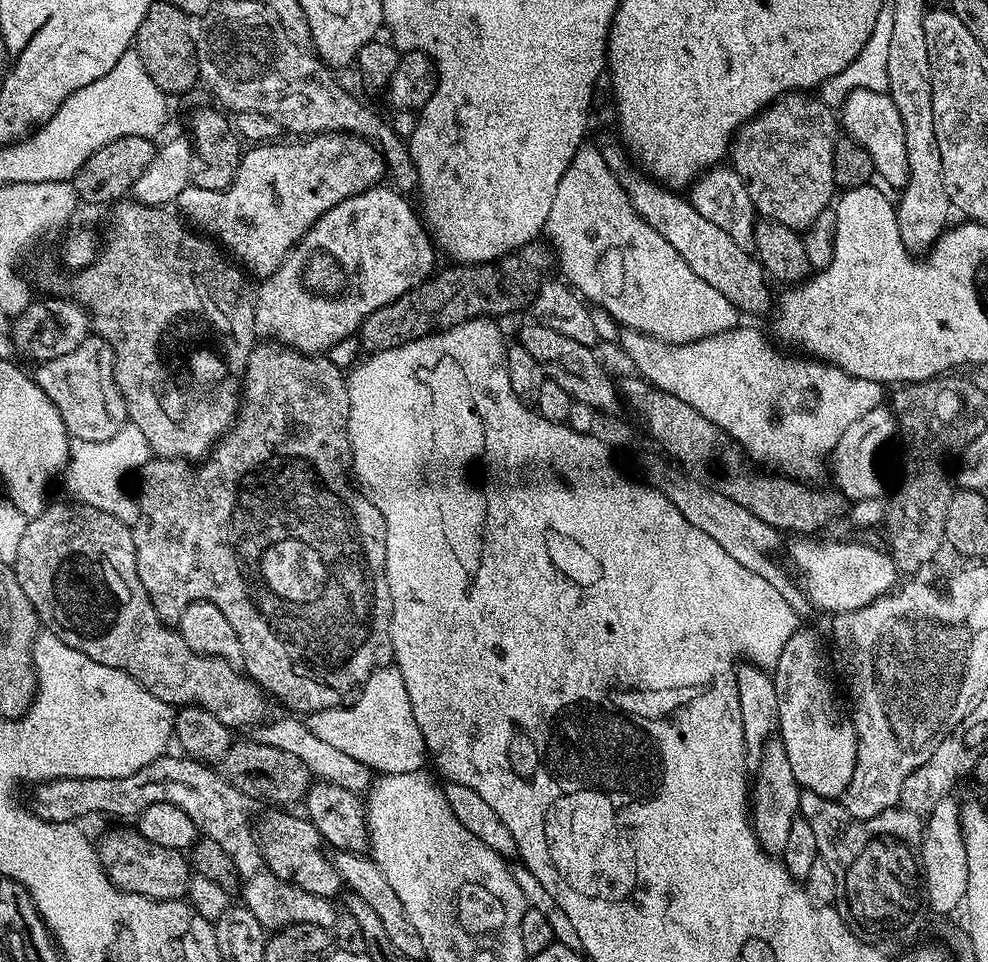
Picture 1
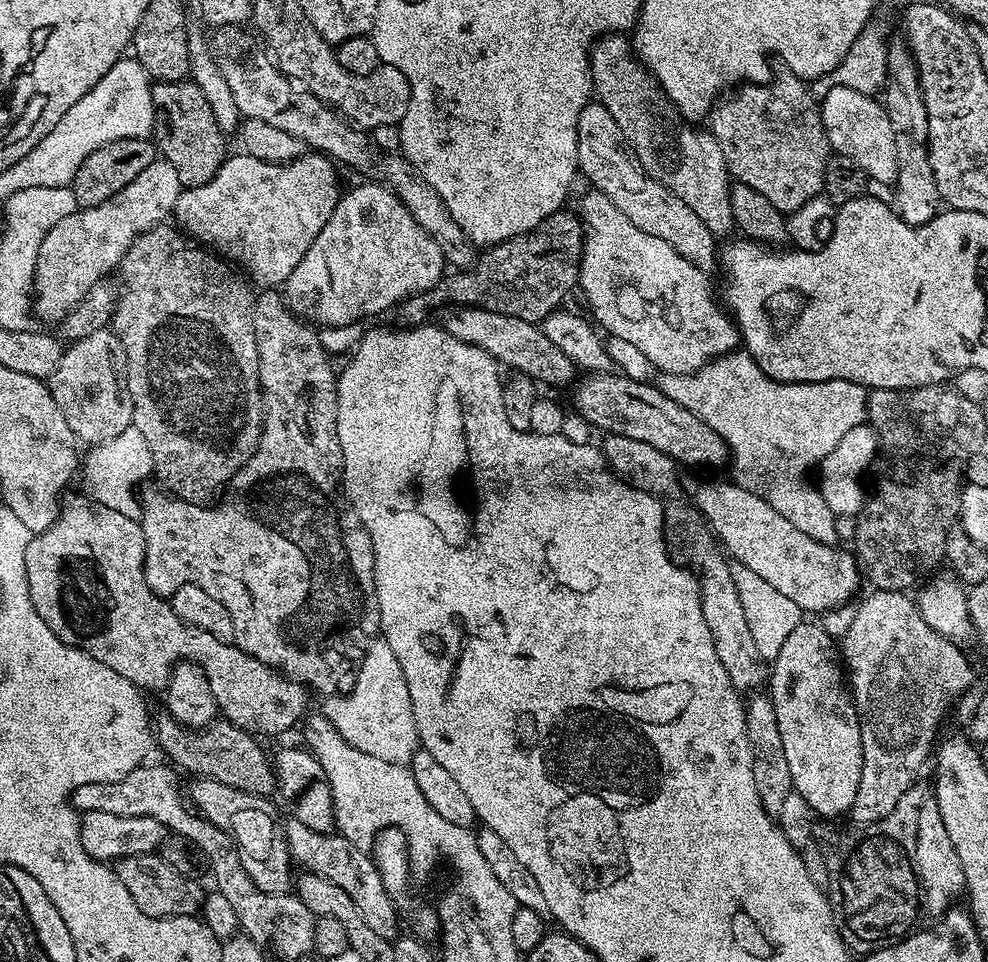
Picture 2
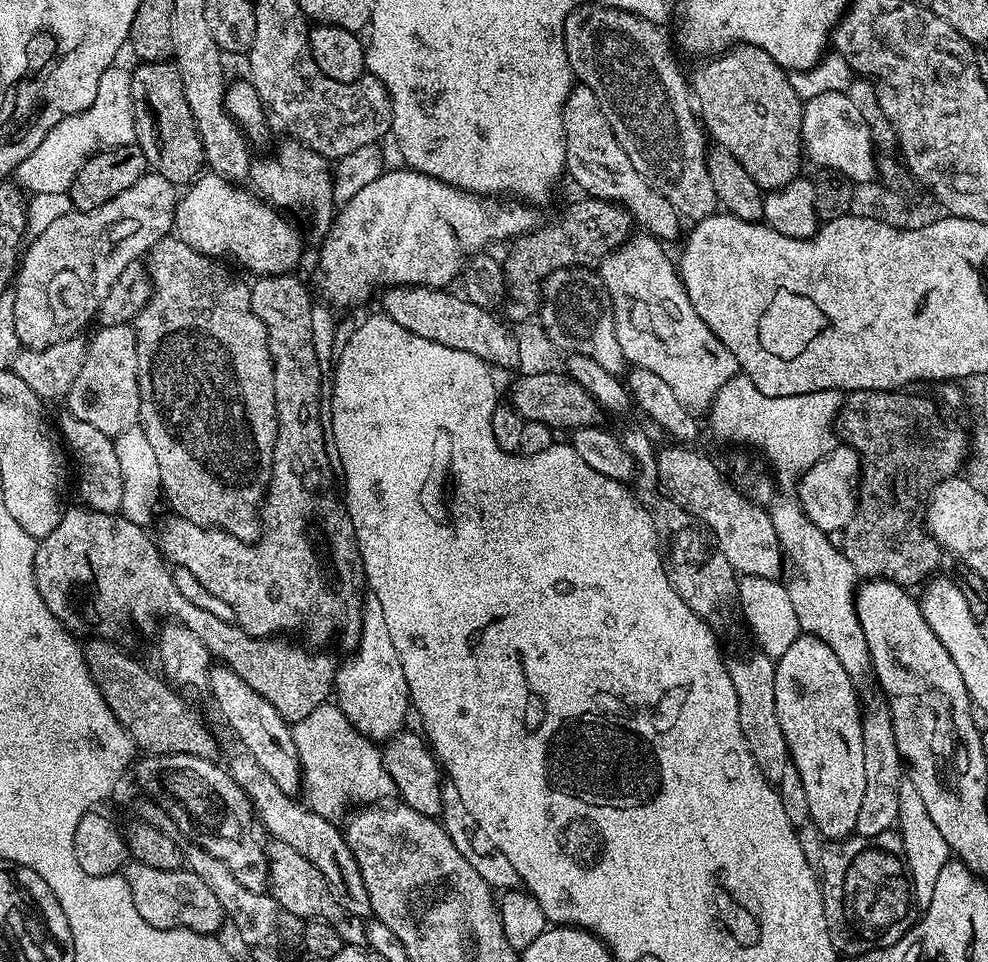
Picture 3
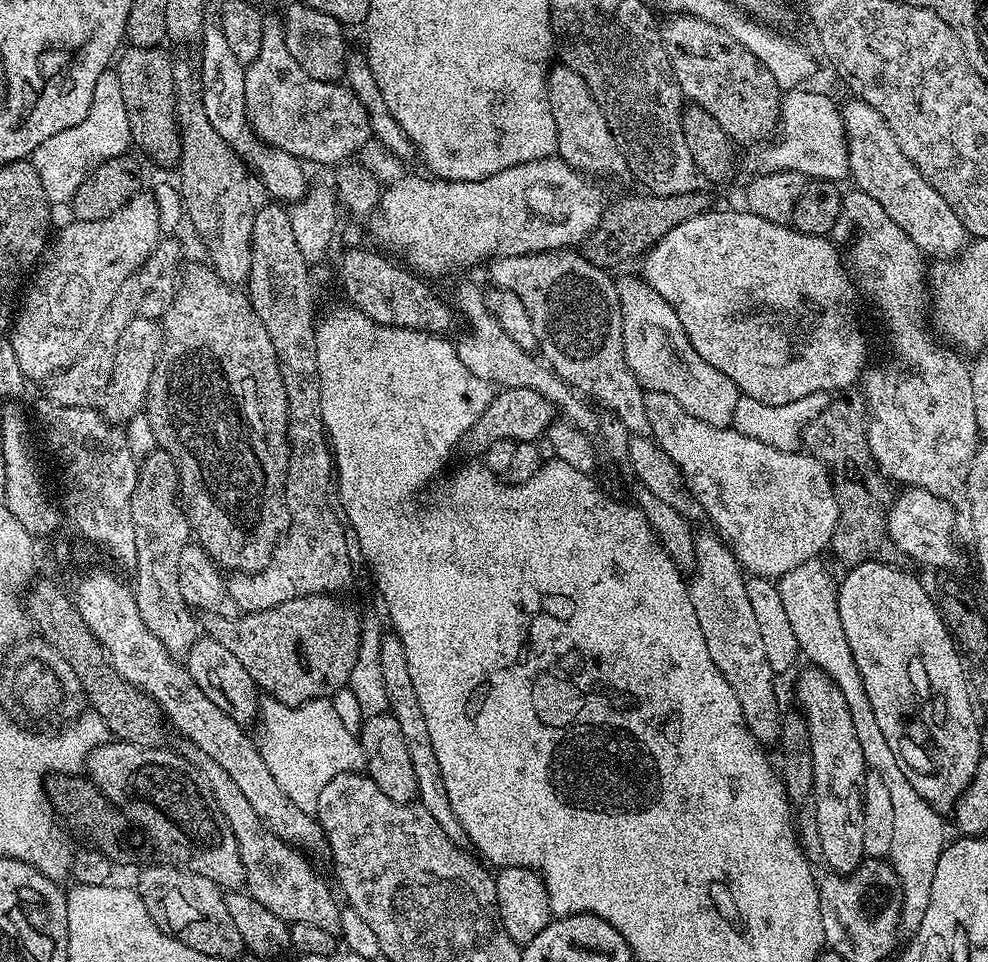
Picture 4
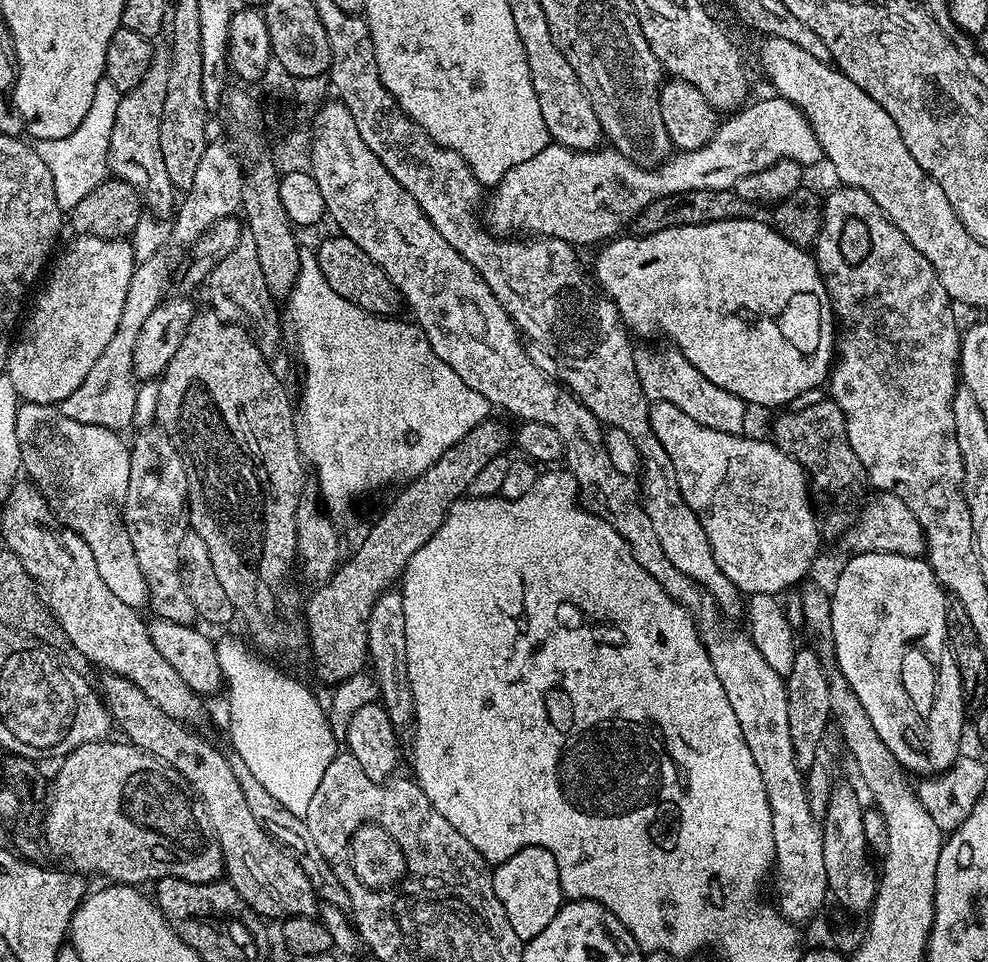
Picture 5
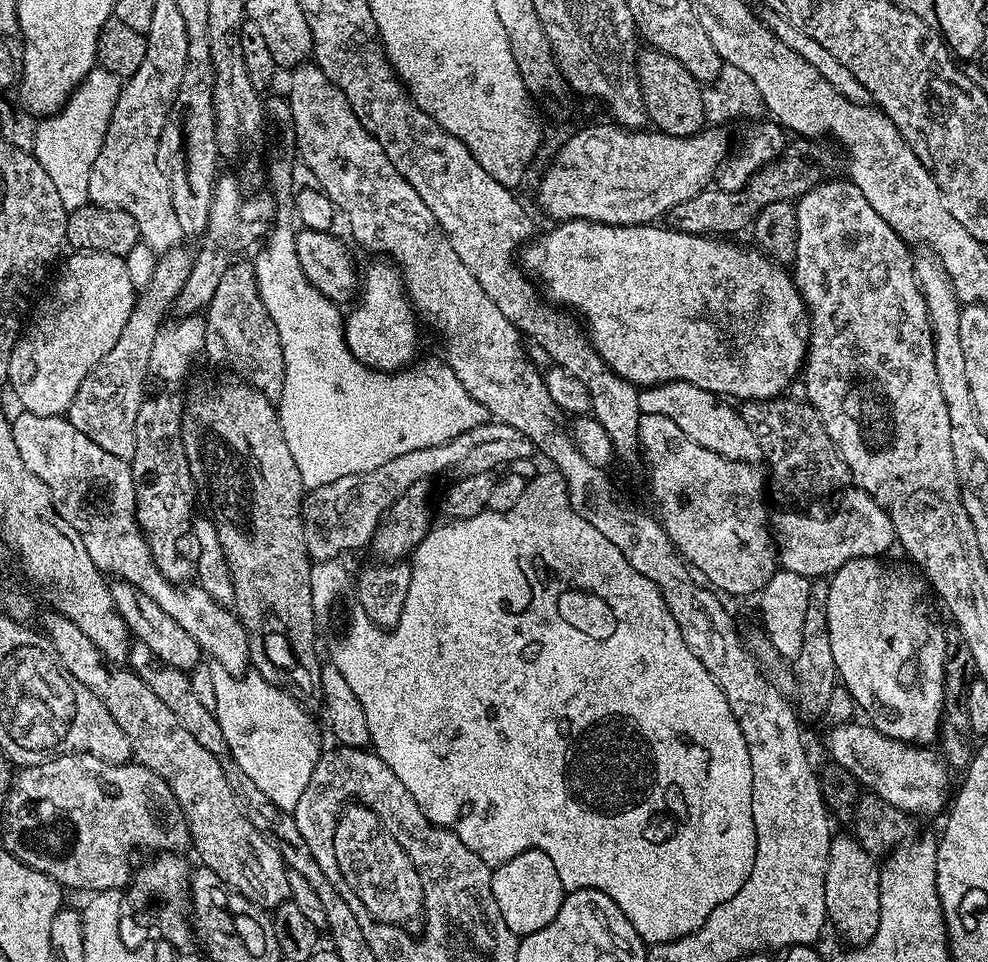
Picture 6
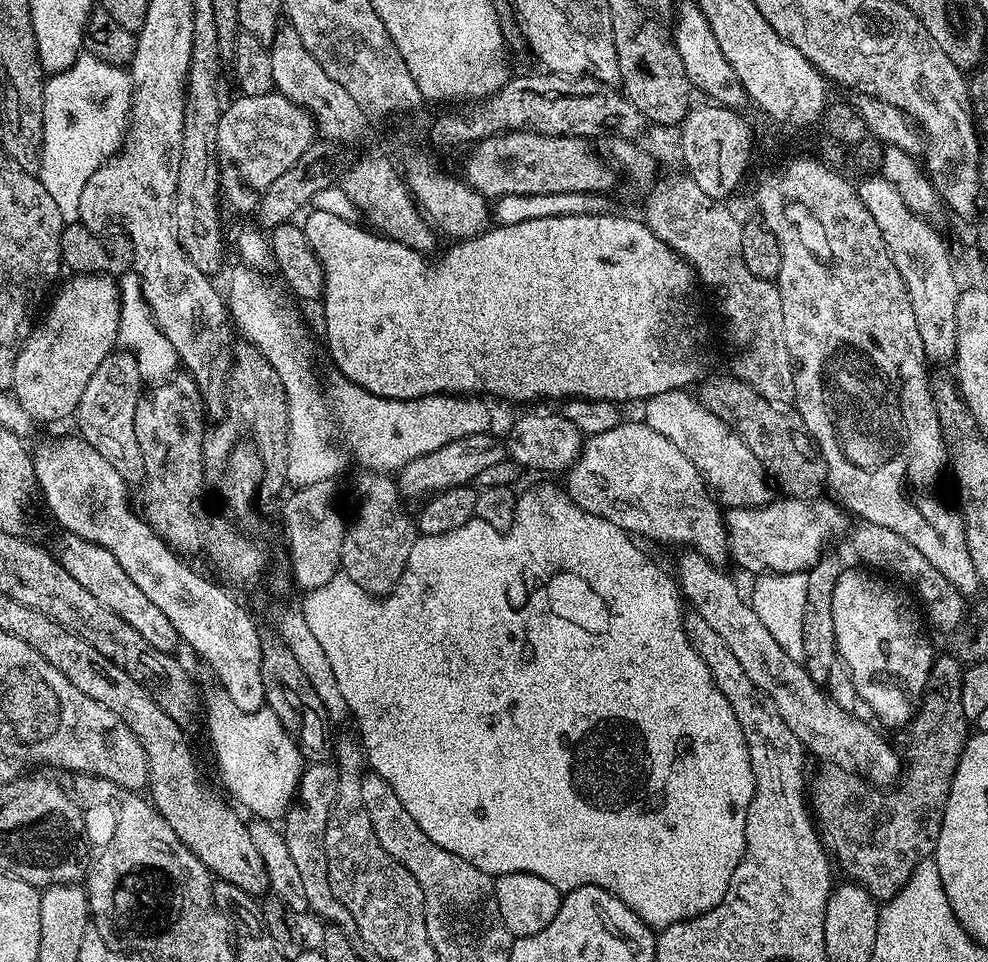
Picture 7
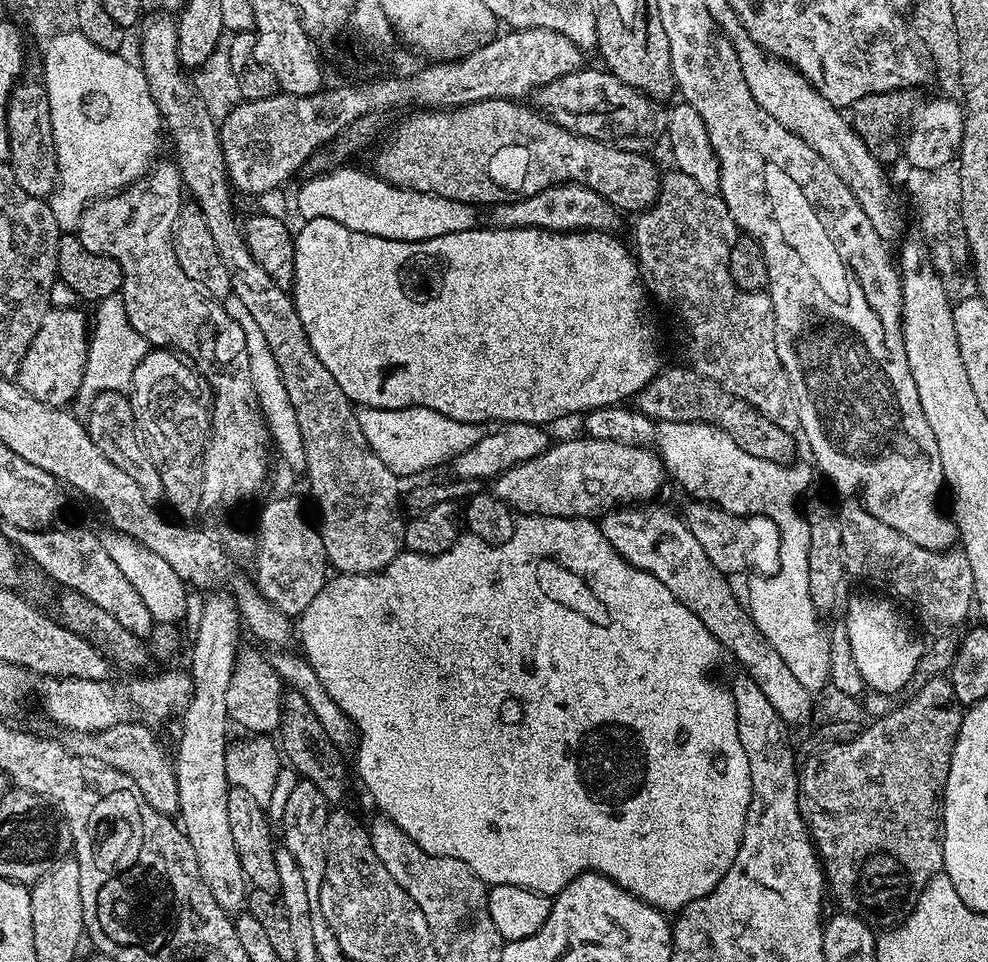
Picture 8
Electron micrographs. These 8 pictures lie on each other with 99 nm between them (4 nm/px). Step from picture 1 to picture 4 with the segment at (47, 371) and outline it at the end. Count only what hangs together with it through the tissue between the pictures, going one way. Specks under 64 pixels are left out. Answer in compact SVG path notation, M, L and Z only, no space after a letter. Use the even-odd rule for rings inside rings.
M139 314L133 315L132 321L126 326L122 338L118 338L118 350L112 377L108 379L108 387L102 393L102 415L109 424L117 426L127 425L129 420L141 415L145 411L148 402L148 391L150 390L150 378L154 378L154 366L160 357L160 351L164 348L164 330L157 321L148 320Z

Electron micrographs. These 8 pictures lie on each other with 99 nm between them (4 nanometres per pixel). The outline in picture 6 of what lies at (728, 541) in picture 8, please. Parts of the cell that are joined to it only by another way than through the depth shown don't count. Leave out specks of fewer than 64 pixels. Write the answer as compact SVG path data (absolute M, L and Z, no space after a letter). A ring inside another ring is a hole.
M848 486L840 498L840 509L829 516L799 516L796 512L788 512L777 522L778 564L783 571L809 578L828 578L851 560L863 556L883 557L883 552L897 543L892 519L870 494Z

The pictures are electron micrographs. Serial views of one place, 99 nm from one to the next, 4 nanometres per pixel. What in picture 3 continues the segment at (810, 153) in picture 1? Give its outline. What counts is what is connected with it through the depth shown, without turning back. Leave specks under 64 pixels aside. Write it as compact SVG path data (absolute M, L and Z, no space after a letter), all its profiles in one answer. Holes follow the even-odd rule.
M753 44L729 47L697 64L692 76L690 72L690 92L705 133L742 162L742 170L761 190L781 188L797 179L800 160L805 159L800 142L804 106L790 86L789 73Z

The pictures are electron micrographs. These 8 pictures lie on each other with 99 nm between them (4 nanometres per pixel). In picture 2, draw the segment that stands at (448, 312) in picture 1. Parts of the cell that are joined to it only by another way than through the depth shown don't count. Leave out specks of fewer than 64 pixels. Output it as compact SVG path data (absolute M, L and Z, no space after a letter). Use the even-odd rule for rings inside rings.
M561 210L546 218L534 230L526 234L518 234L514 238L504 240L500 244L491 245L479 253L471 270L456 270L441 278L433 288L409 296L399 305L400 324L404 326L420 326L431 312L439 310L443 304L447 306L463 306L466 308L485 308L494 314L506 314L510 318L522 318L531 324L540 324L551 312L557 311L560 304L568 296L571 288L577 287L580 279L580 259L584 253L584 226L575 211Z

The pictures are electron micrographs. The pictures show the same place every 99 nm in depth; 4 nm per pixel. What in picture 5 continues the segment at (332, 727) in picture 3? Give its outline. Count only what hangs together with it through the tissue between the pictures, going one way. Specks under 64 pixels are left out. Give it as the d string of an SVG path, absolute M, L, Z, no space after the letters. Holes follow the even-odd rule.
M226 634L218 636L215 645L230 702L231 722L227 731L231 749L240 754L273 798L292 814L304 818L327 767L340 750L323 703L300 681L252 655L246 640Z

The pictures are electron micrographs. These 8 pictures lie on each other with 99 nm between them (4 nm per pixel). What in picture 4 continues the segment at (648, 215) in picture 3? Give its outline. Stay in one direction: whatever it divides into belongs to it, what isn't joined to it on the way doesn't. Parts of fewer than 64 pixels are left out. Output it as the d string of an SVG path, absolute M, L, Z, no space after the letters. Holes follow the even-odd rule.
M562 62L549 67L548 101L550 114L554 114L556 123L555 155L559 159L565 160L576 172L601 181L620 180L629 175L626 158L616 145L614 134L606 122L606 114L602 114L594 94L590 94L590 86L586 86L583 78Z

